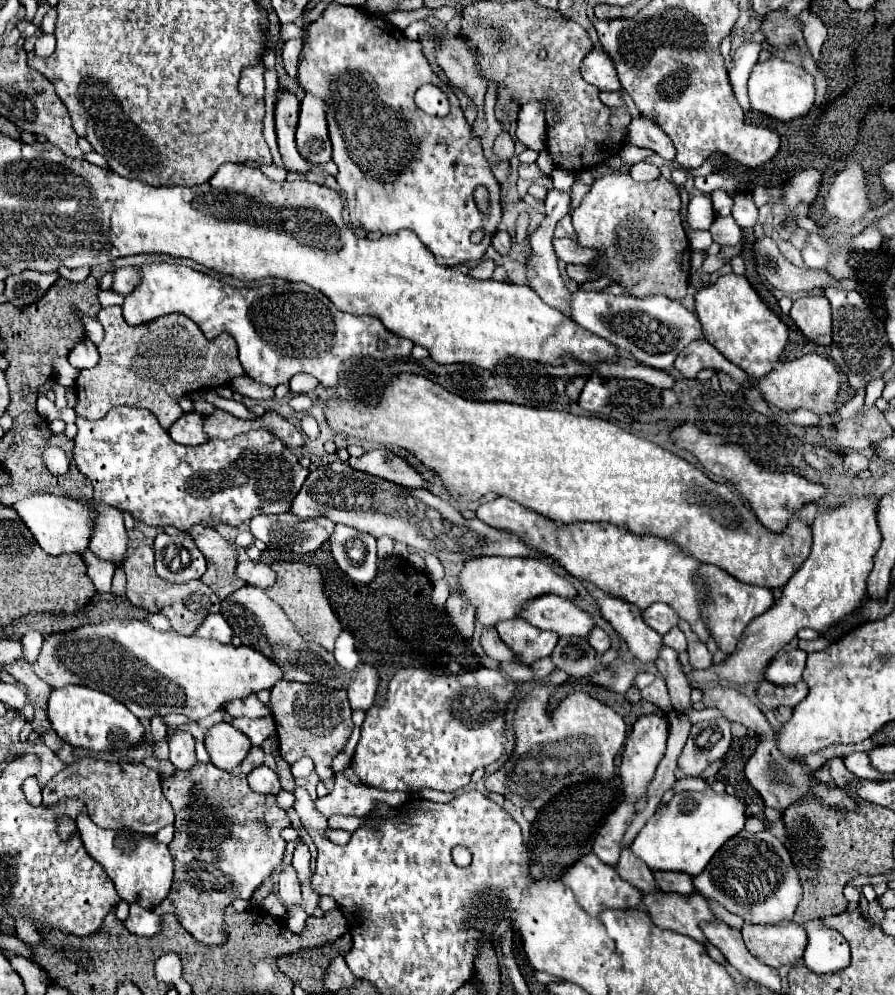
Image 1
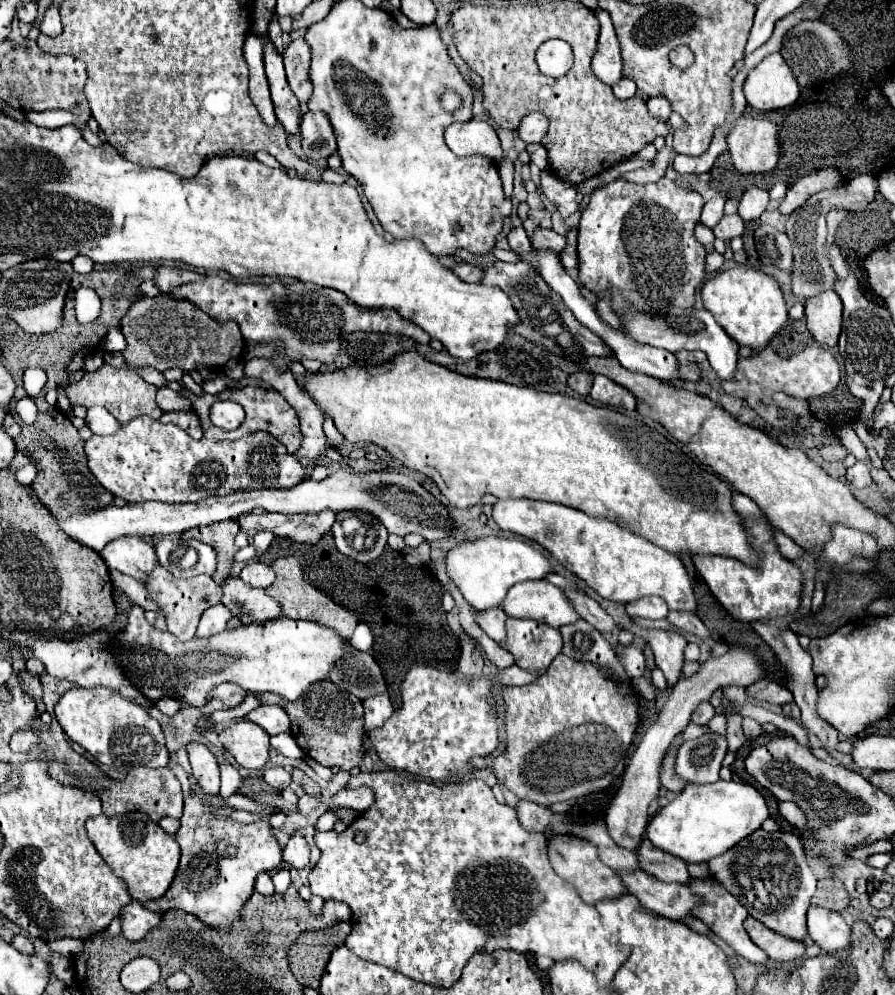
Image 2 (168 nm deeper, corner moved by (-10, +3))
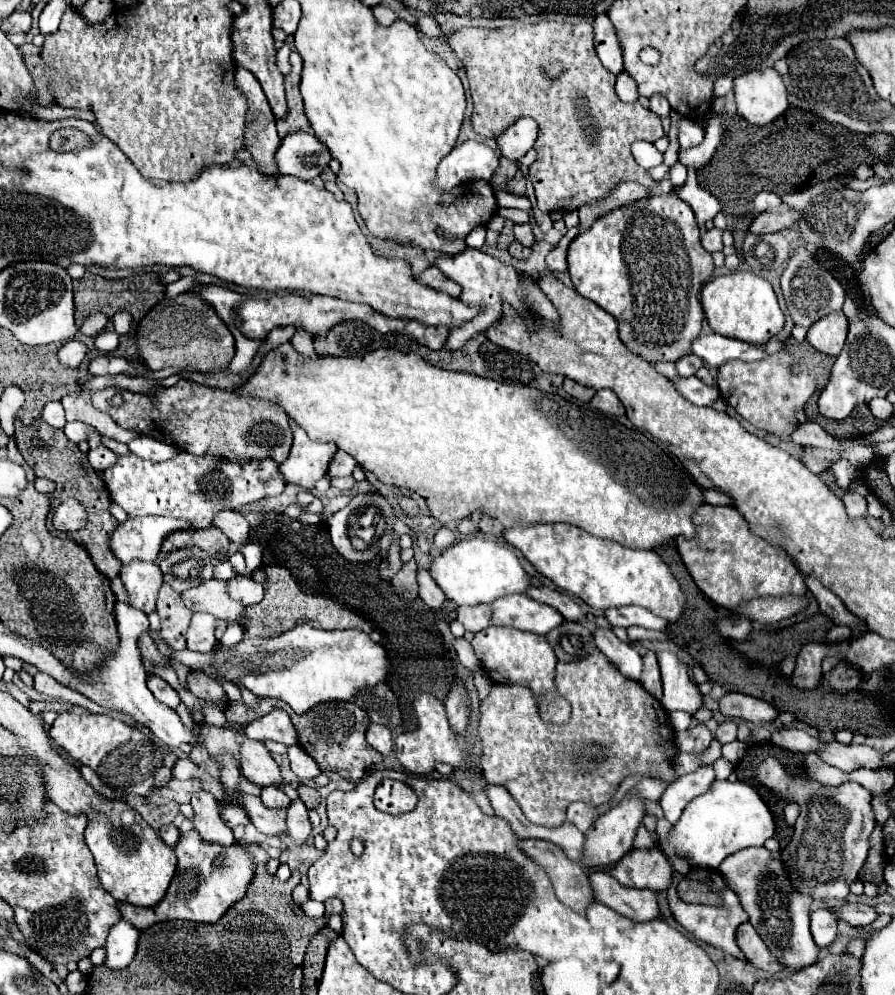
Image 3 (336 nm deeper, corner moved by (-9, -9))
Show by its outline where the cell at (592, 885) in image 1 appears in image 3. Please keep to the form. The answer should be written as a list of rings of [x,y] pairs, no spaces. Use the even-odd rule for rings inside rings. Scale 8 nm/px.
[[[535,839],[521,841],[521,847],[527,855],[531,855],[533,861],[537,861],[545,869],[559,901],[563,901],[577,913],[585,913],[587,907],[595,903],[589,873],[579,863],[571,861],[561,847],[551,845],[549,841]]]

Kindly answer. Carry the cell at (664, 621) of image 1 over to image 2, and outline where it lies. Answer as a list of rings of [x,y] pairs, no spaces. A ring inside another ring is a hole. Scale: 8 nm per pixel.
[[[642,597],[626,605],[626,613],[630,617],[646,617],[646,619],[664,619],[668,615],[668,605],[662,597]]]

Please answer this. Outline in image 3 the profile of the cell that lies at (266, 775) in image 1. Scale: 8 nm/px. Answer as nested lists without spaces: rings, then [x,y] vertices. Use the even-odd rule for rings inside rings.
[[[275,785],[263,787],[261,789],[261,799],[267,807],[273,807],[273,809],[281,809],[281,807],[291,805],[291,799],[285,795],[285,791],[281,787],[275,787]]]

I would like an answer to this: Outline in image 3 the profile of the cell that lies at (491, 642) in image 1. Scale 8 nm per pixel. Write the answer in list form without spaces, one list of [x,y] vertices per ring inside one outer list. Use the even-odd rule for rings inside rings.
[[[489,605],[457,607],[457,621],[463,623],[465,631],[479,633],[491,625],[491,607]]]

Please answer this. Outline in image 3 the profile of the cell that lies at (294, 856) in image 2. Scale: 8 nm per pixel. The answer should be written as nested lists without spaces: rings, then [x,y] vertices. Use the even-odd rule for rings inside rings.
[[[301,799],[293,801],[287,809],[287,837],[295,843],[305,843],[311,835],[311,823],[307,817],[307,807]]]

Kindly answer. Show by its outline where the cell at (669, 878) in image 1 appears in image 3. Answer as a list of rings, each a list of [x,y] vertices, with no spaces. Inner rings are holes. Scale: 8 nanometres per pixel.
[[[657,847],[633,849],[611,869],[611,875],[621,885],[653,891],[667,891],[673,881],[673,873],[671,863]]]

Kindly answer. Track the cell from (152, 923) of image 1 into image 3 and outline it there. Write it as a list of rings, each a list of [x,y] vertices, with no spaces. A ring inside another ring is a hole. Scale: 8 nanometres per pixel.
[[[125,919],[113,925],[105,943],[105,949],[107,949],[105,965],[111,969],[125,969],[135,957],[139,935],[141,931]]]

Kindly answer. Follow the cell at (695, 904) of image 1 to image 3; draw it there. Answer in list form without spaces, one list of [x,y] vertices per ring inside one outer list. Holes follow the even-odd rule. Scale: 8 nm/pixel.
[[[593,871],[591,885],[595,885],[595,899],[635,923],[659,919],[659,893],[651,889],[631,889],[621,885],[611,873]]]

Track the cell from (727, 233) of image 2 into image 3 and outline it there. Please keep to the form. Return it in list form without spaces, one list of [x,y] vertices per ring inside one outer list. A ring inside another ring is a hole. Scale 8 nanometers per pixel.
[[[713,227],[711,231],[707,231],[707,233],[703,235],[703,241],[701,241],[703,247],[705,247],[709,253],[713,253],[713,251],[723,251],[721,235],[723,235],[723,231],[717,229],[717,227]]]

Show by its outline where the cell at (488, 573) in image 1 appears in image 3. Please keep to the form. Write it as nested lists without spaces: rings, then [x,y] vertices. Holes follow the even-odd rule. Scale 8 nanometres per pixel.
[[[483,535],[465,537],[445,549],[431,563],[431,575],[443,589],[445,597],[455,601],[457,605],[491,605],[499,597],[525,593],[531,587],[531,579],[521,567],[515,553],[507,545],[501,545]]]

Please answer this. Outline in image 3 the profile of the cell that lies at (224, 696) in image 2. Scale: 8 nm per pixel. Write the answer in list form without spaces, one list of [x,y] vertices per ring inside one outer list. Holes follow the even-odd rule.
[[[203,673],[189,675],[189,677],[187,677],[187,687],[189,687],[189,691],[191,691],[195,697],[199,697],[199,699],[203,699],[203,701],[211,701],[211,703],[213,703],[213,701],[215,701],[215,703],[227,703],[227,701],[229,701],[225,689],[221,687],[221,683],[209,679],[209,677],[203,675]]]

